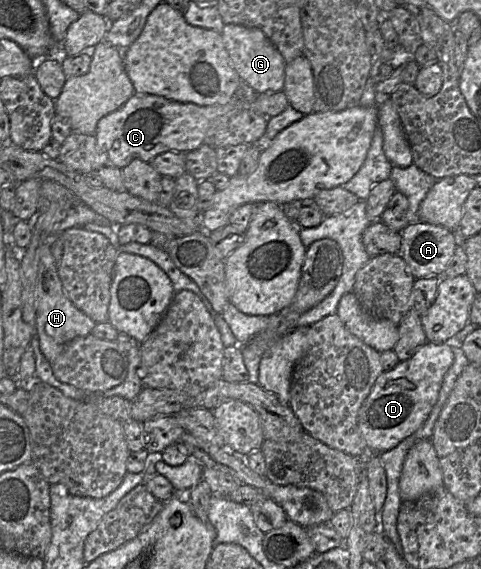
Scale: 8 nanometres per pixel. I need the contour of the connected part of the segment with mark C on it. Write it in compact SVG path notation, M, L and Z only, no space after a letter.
M283 91L278 93L259 94L252 102L237 101L234 97L225 105L199 106L192 103L179 103L161 96L150 94L134 94L121 108L99 120L95 131L95 138L99 148L105 152L109 160L119 169L127 167L134 159L150 163L165 152L187 153L196 150L203 144L210 144L211 138L219 130L222 123L243 109L249 109L265 117L274 117L282 113L289 106L288 99Z

